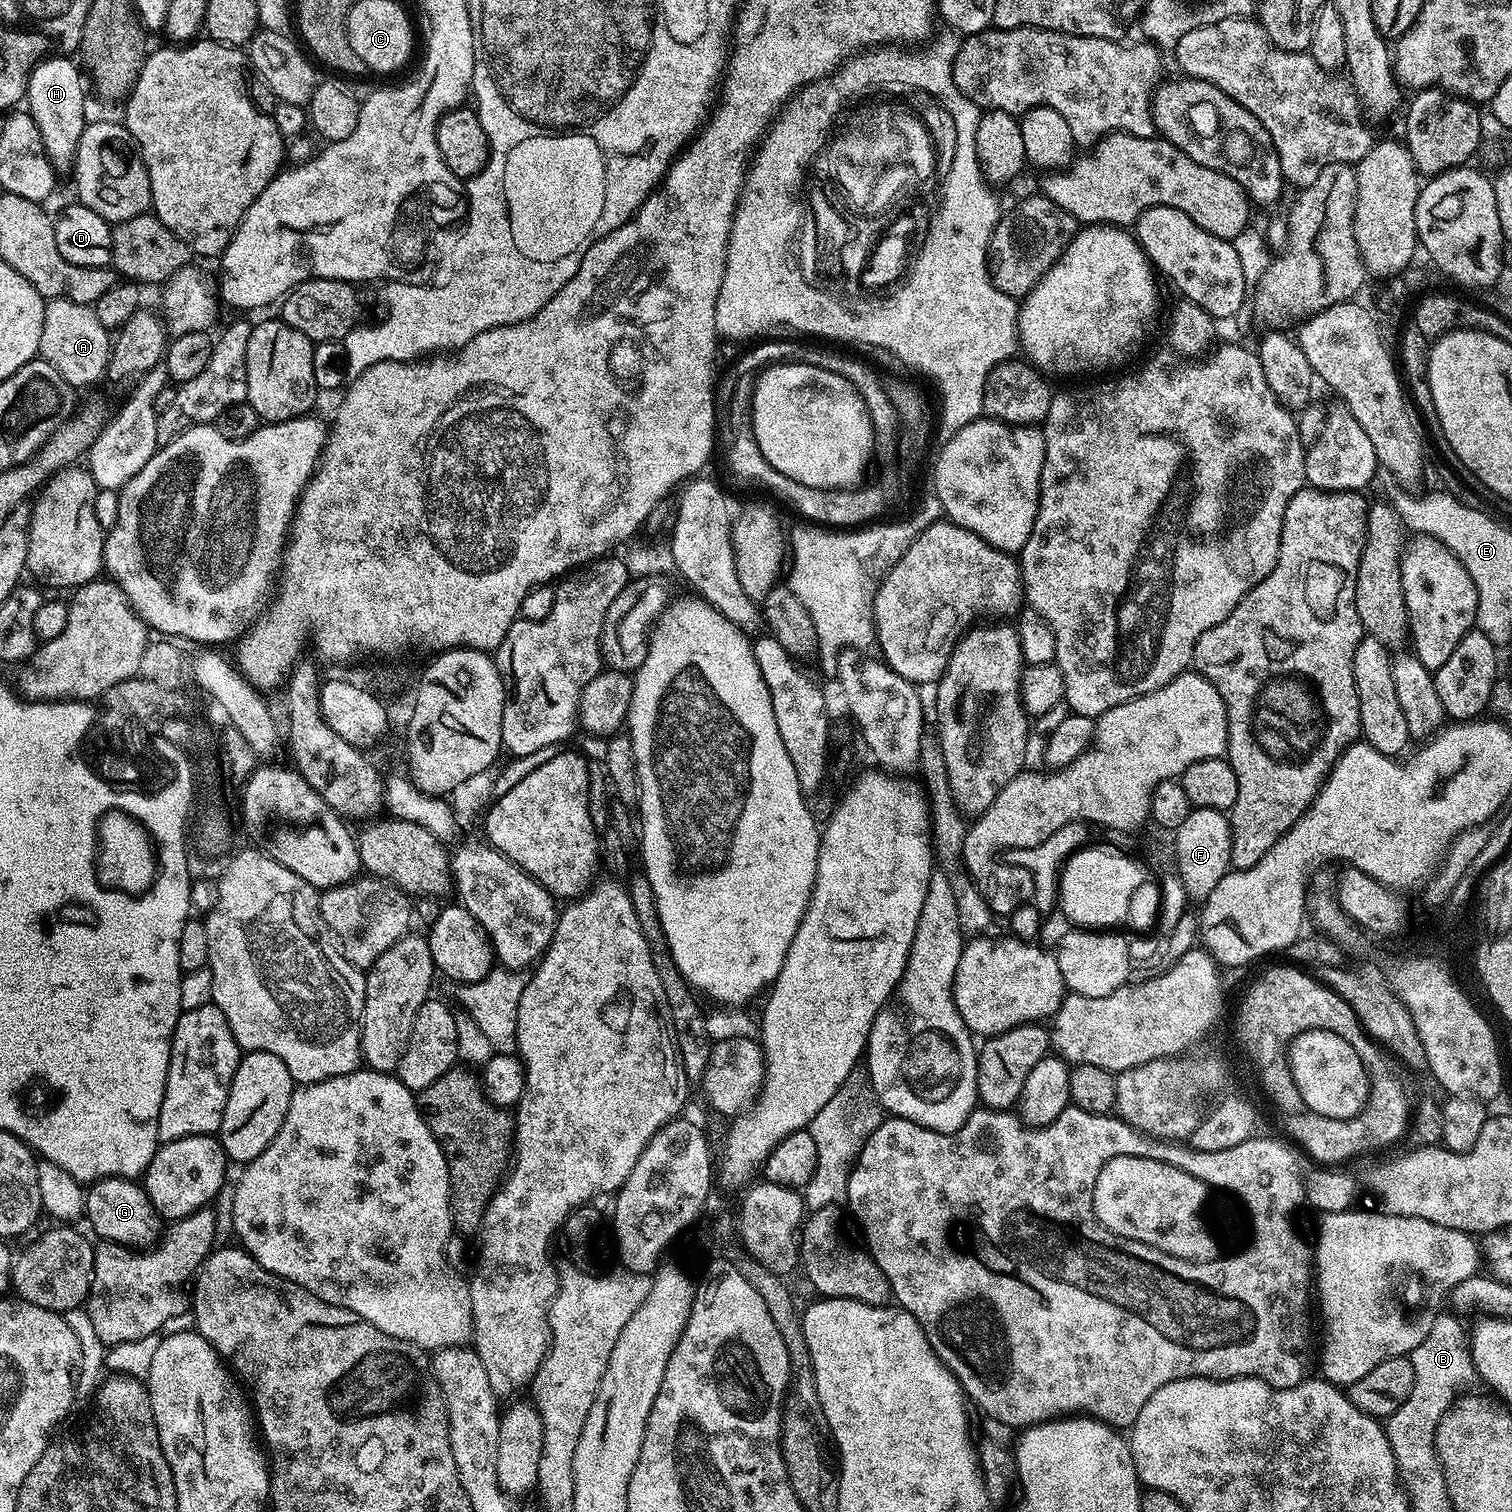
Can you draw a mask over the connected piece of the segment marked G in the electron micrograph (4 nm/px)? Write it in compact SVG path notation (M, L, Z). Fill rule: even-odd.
M107 1176L105 1180L95 1181L86 1192L86 1220L87 1223L92 1223L92 1228L100 1240L112 1240L115 1244L124 1244L133 1250L151 1249L162 1236L162 1217L154 1210L143 1187L132 1178Z

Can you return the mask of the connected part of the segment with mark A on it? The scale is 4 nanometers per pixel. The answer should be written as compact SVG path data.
M66 299L45 303L38 356L54 366L54 370L58 370L58 374L62 374L62 378L66 378L72 388L83 390L87 384L96 384L100 379L105 379L109 355L110 332L102 326L102 322L98 322L98 314L93 305Z

